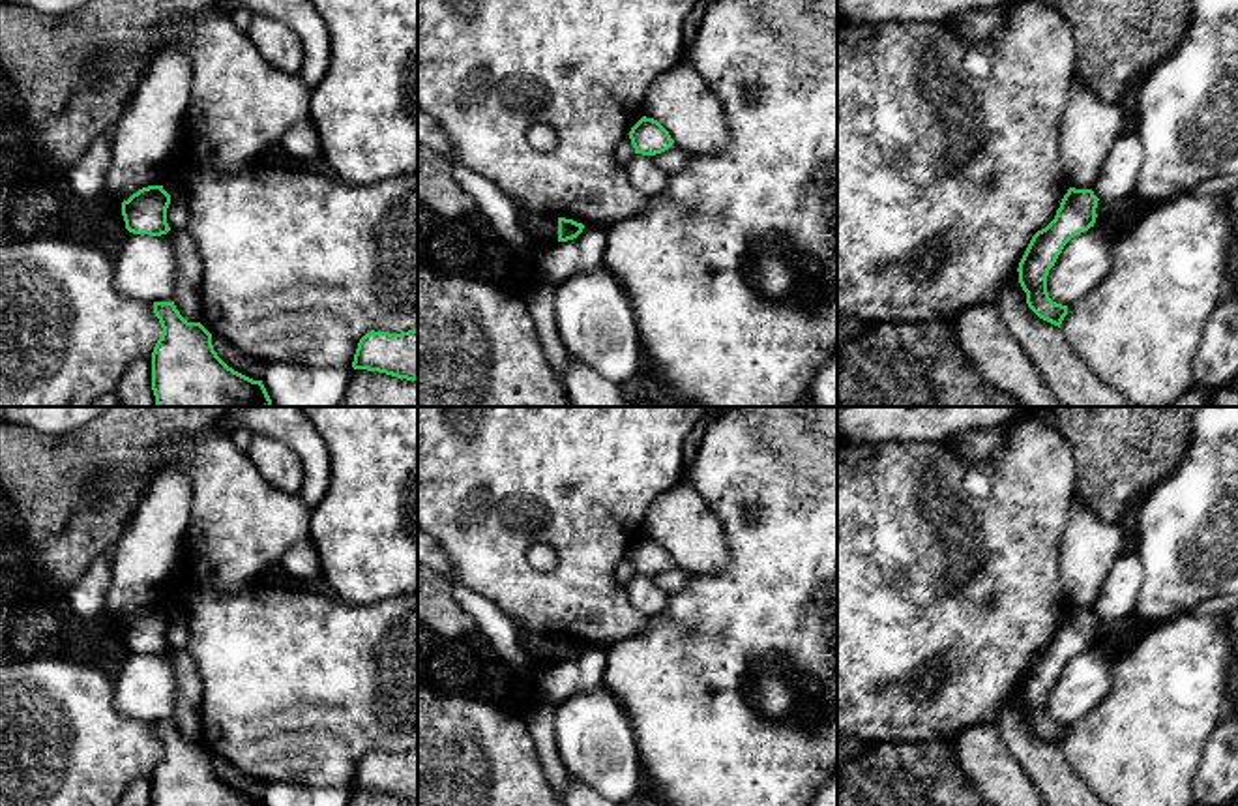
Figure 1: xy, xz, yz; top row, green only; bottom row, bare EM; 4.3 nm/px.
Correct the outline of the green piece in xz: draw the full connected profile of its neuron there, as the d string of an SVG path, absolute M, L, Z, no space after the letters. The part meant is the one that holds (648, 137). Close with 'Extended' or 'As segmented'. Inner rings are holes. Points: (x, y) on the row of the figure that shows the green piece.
M642 116L629 131L635 154L656 156L672 146L669 131L654 118Z. As segmented

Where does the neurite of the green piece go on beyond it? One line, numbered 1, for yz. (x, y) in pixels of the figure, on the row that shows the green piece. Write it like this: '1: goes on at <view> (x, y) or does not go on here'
1: does not go on here

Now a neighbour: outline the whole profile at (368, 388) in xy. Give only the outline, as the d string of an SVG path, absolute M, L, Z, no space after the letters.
M354 369L341 407L418 407L418 382Z

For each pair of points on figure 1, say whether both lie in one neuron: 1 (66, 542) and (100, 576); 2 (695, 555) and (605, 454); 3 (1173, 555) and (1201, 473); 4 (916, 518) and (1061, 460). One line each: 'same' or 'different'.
1: different
2: different
3: same
4: same

